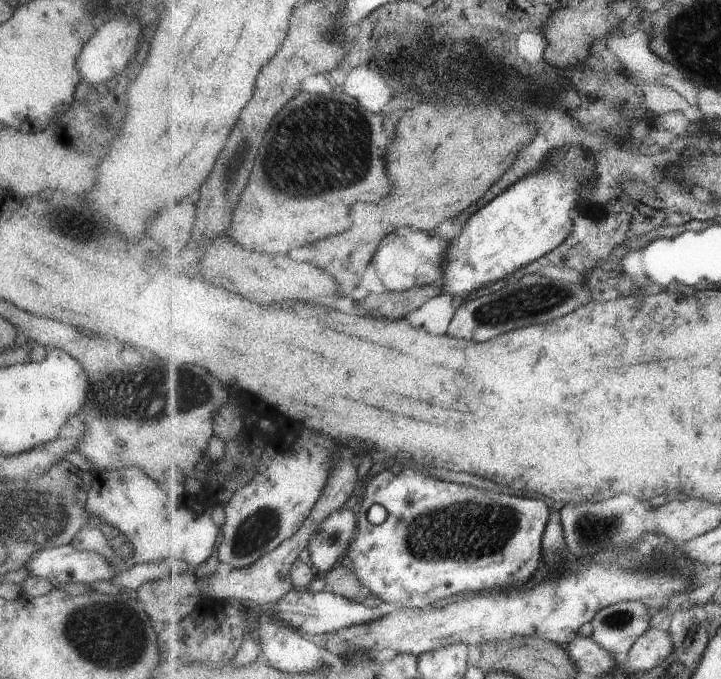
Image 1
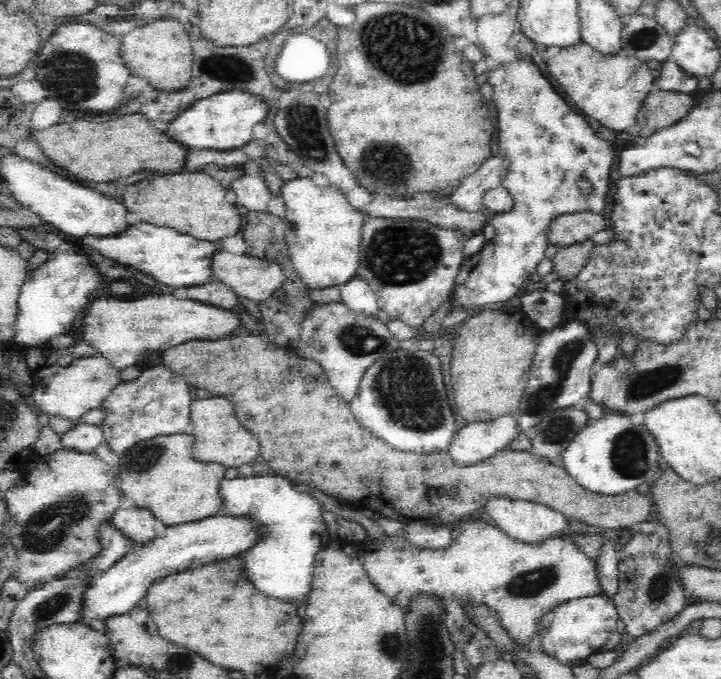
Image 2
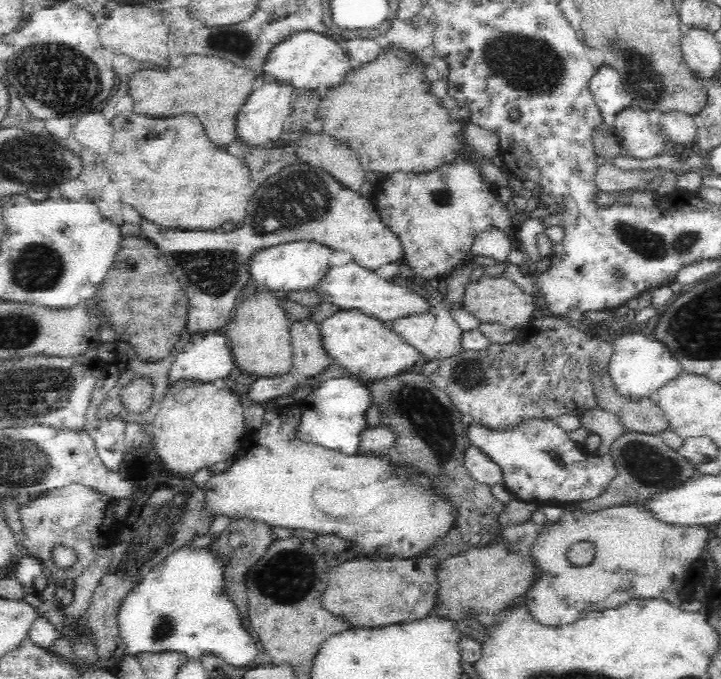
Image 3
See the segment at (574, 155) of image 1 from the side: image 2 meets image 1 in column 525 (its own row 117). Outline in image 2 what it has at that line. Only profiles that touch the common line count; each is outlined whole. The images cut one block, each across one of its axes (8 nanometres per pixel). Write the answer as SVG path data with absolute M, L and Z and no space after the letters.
M248 90L219 91L208 98L201 98L189 109L179 114L170 122L170 128L165 130L172 140L187 146L190 150L208 149L224 151L243 148L252 138L252 128L262 122L268 114L268 102L258 94Z

